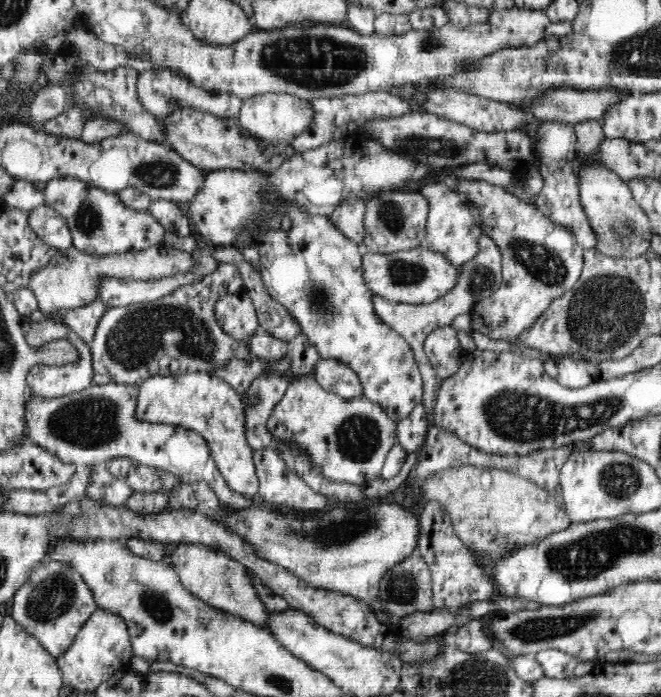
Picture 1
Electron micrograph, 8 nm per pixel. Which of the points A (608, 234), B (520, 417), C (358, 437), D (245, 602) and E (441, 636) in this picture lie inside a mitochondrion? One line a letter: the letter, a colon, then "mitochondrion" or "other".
A: other
B: mitochondrion
C: mitochondrion
D: other
E: other

